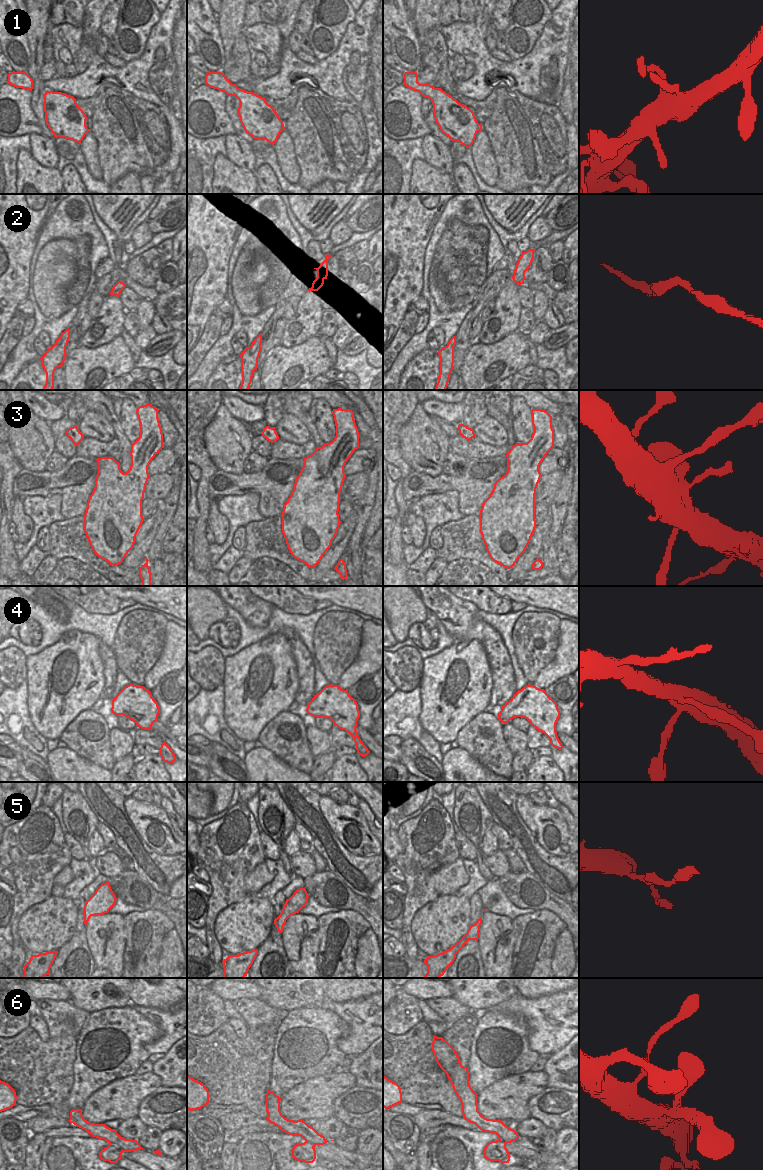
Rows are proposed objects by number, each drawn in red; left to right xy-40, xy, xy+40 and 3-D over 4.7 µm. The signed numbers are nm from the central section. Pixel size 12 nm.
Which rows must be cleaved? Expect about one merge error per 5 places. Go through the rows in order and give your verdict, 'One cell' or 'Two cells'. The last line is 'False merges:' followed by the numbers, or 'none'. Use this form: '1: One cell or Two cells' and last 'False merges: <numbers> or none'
1: One cell
2: One cell
3: One cell
4: One cell
5: One cell
6: One cell
False merges: none.

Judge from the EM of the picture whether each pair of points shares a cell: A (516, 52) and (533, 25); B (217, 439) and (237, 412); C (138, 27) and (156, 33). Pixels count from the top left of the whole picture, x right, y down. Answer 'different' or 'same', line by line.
A: same
B: different
C: different

